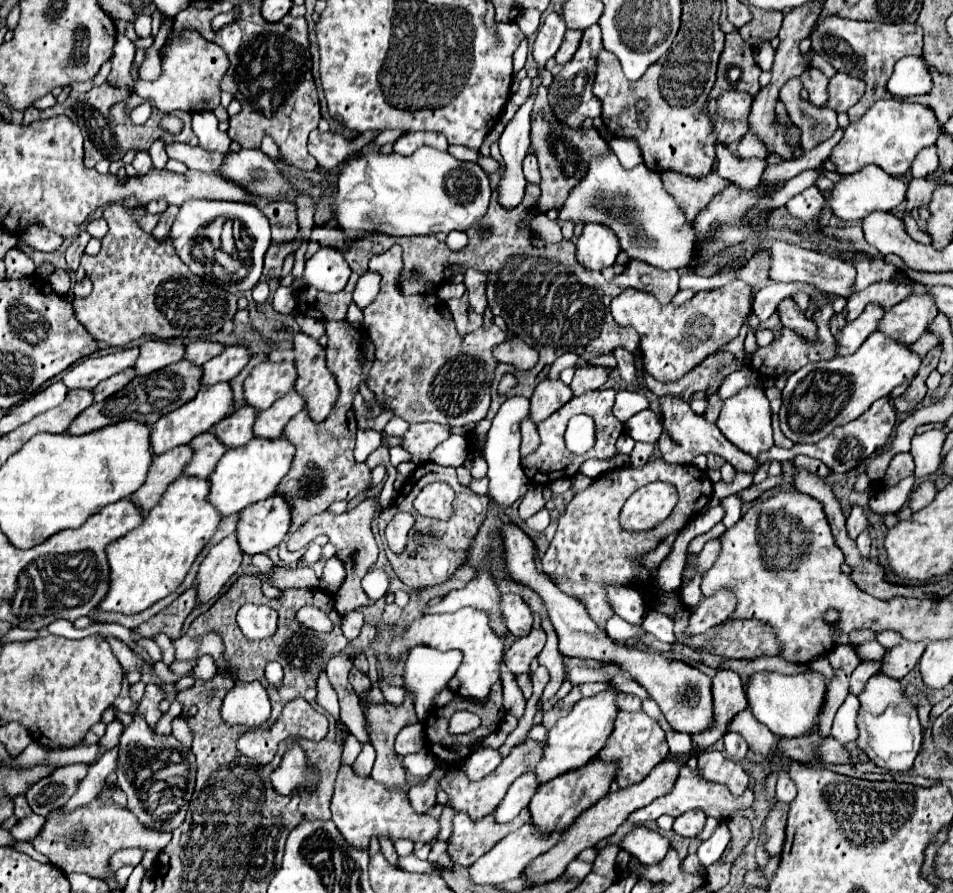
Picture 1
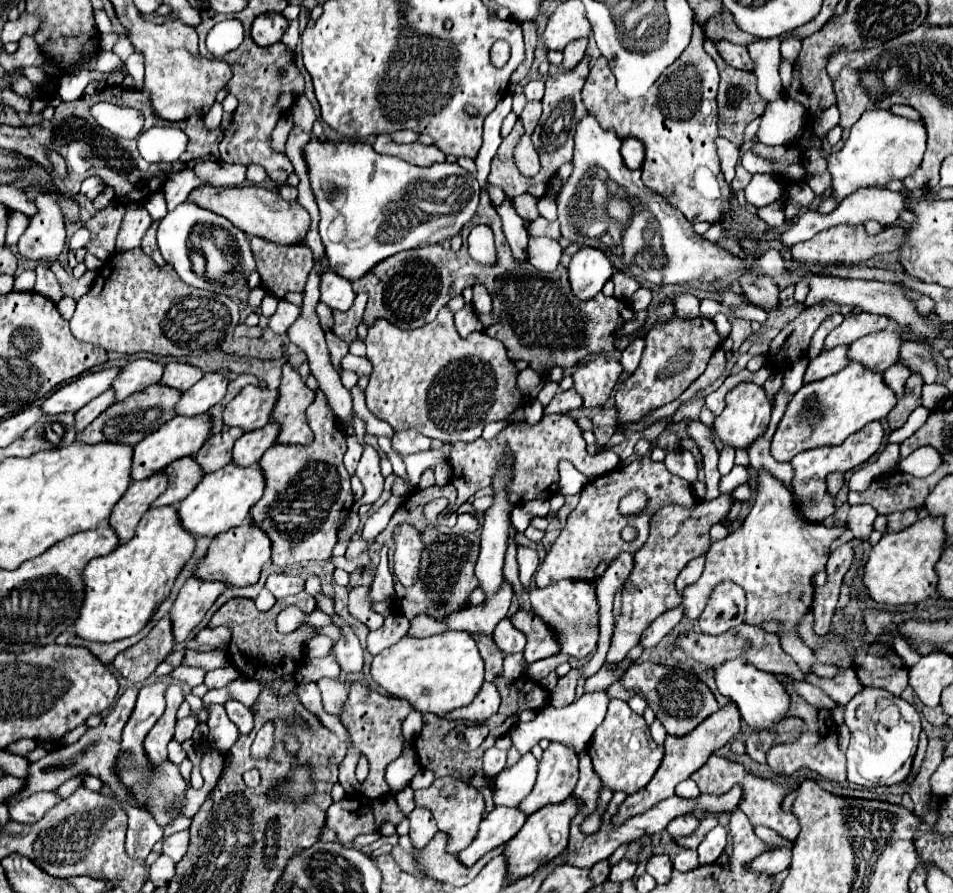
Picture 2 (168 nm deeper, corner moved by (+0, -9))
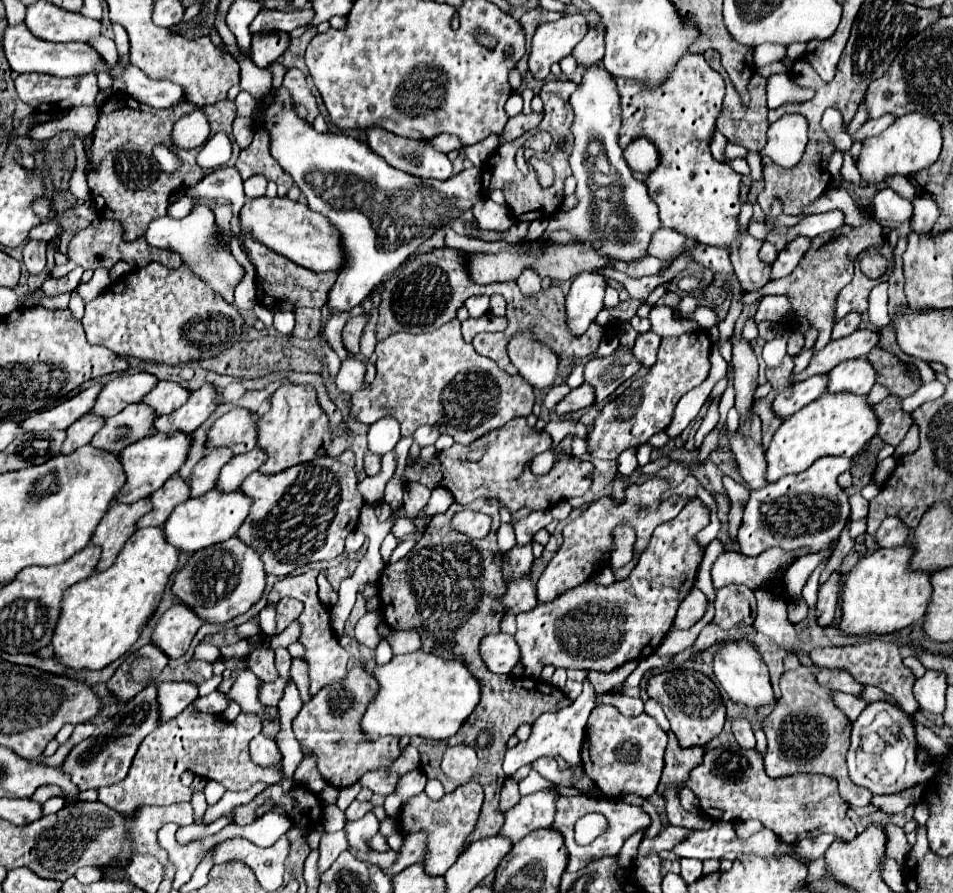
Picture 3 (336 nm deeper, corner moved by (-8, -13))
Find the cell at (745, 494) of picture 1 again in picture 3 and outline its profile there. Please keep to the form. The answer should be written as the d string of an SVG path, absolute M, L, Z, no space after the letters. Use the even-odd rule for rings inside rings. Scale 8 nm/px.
M692 497L676 519L662 523L654 529L654 535L644 549L638 565L624 581L616 581L608 587L598 585L594 581L586 581L584 585L562 593L552 603L538 603L532 611L520 613L516 617L518 631L514 635L520 647L520 661L526 667L526 675L538 679L546 665L562 667L562 669L582 669L582 671L600 671L610 673L628 661L640 661L650 657L670 631L676 609L684 601L684 597L694 587L694 575L702 561L702 549L696 545L694 535L702 531L710 523L710 509L698 499Z

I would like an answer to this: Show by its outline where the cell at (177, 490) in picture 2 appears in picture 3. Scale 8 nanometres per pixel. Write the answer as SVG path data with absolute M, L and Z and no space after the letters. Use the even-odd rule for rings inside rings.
M178 475L170 477L156 493L150 495L154 511L140 517L140 521L136 523L136 529L160 527L168 519L168 513L172 513L172 509L178 503L184 503L186 499L188 499L188 483L182 481Z

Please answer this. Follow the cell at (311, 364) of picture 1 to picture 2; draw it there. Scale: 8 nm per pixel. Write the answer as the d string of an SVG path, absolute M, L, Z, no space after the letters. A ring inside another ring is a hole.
M284 363L282 367L282 383L278 387L280 397L274 407L272 419L278 421L280 435L276 443L294 443L294 445L310 445L312 429L308 427L306 409L314 401L314 391L304 383L298 369L292 363Z

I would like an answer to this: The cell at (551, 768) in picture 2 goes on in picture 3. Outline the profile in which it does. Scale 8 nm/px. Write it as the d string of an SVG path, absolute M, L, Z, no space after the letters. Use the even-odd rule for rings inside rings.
M552 789L536 791L532 795L522 797L518 805L506 811L504 825L498 833L510 839L512 843L516 843L536 829L548 829L548 825L552 825L554 821L556 799L558 799L558 793Z

